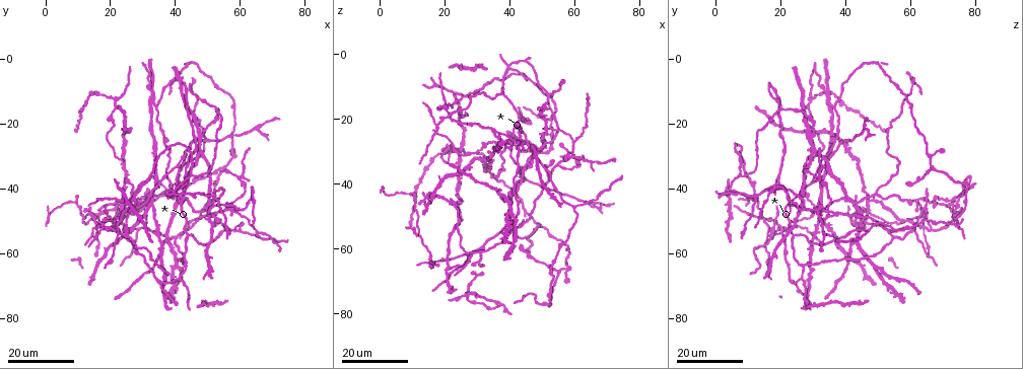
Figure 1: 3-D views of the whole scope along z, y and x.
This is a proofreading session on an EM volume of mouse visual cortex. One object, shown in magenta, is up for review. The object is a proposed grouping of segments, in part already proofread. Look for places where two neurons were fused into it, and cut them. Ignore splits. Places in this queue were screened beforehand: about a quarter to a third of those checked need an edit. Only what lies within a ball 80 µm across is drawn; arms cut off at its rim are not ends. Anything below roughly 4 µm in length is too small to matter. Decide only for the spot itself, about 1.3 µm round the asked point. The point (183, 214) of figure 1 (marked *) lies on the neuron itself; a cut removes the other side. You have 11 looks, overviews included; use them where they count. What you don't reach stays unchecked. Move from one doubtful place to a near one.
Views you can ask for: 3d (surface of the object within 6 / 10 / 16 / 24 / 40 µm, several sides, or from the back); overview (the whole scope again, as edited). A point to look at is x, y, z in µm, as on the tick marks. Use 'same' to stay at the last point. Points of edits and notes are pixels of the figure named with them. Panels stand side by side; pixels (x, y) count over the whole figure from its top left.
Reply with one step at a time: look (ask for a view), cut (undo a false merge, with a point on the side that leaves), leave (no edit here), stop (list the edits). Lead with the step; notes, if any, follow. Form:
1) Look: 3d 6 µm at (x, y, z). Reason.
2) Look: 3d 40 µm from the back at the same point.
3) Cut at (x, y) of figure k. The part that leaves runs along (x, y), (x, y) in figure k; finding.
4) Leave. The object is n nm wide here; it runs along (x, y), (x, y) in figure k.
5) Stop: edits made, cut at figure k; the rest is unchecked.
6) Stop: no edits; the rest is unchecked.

Look: 3d 16 µm at (25.5, 54.0, 18.0). Four arms meet.

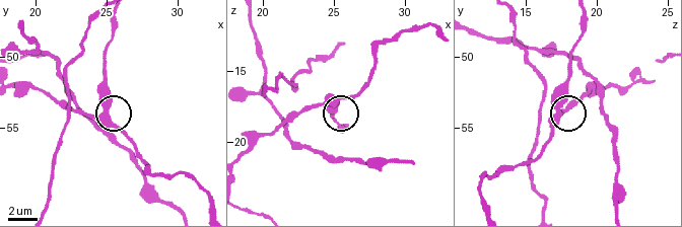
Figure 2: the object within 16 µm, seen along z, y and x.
Look: 3d 10 µm at (25.2, 54.0, 17.2).

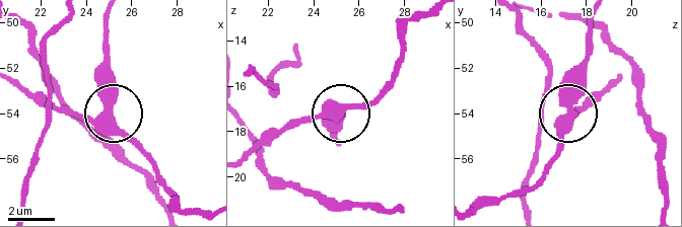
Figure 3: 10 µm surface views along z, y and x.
Leave. The object is 430 nm wide here; one neuron here.

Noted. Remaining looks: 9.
Look: 3d 16 µm at (27.5, 43.5, 13.0). Three-way junction.

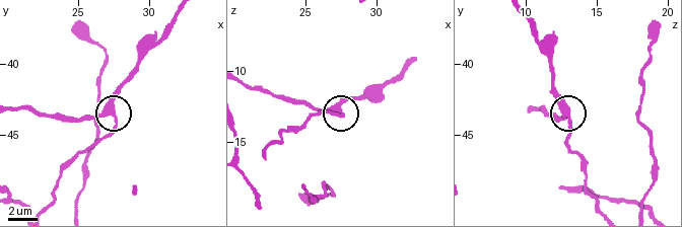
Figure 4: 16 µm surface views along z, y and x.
Look: 3d 10 µm at (27.4, 43.4, 12.8).

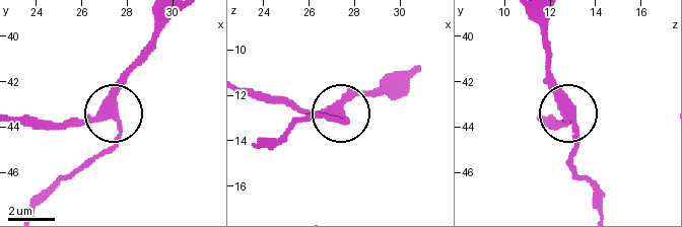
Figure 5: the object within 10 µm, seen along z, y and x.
Leave. It runs along (168, 20), (151, 55), (118, 95), (114, 110), (43, 125) in figure 5; one neuron here.

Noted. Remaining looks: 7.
Look: 3d 16 µm at (22.5, 50.0, 45.5). Three arms meet.

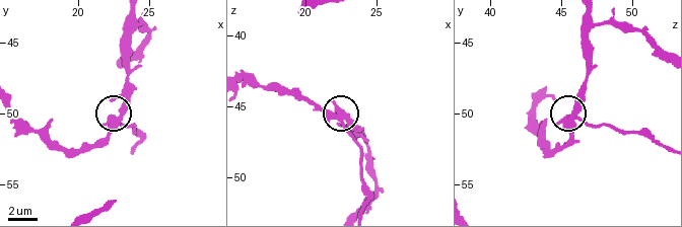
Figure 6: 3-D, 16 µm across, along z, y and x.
Look: 3d 6 µm at (23.0, 50.2, 45.8).

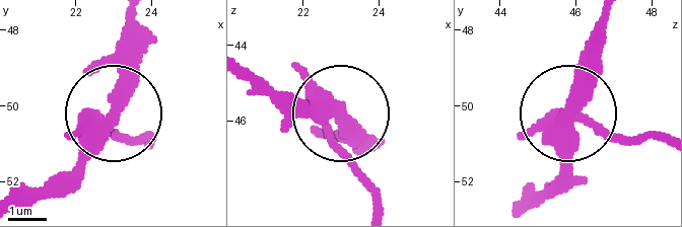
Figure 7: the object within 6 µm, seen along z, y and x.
Leave. It runs along (661, 140), (567, 124), (564, 192) in figure 7; all the same neuron.

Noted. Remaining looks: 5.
Look: 3d 24 µm at (16.5, 49.5, 64.5).

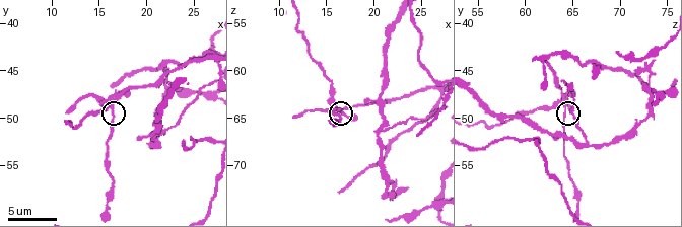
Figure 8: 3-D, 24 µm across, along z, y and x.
Look: 3d 10 µm at (16.4, 48.8, 64.0).

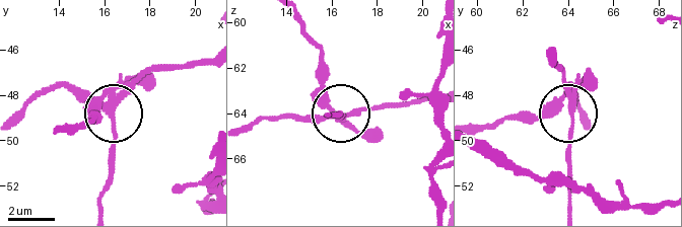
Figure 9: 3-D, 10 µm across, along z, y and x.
Cut at (324, 91) of figure 9. The part that leaves runs along (568, 100), (472, 124) in figure 9; a second neuron is stuck on.

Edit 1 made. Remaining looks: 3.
Look: 3d 16 µm at (21.0, 52.4, 66.4). Three-way junction.

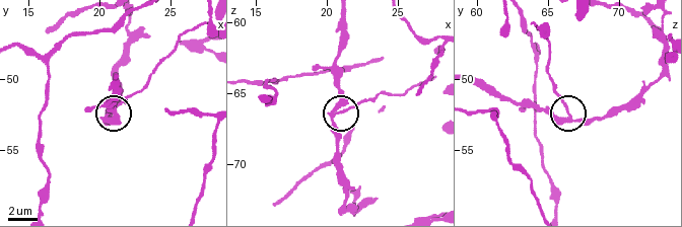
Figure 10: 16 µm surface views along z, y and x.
Leave. 3 arms meet here; it runs along (346, 19), (346, 41), (335, 63), (337, 109), (362, 100) in figure 10; all the same neuron.

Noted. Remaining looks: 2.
Stop: edits made, cut at figure 9; the rest is unchecked.

